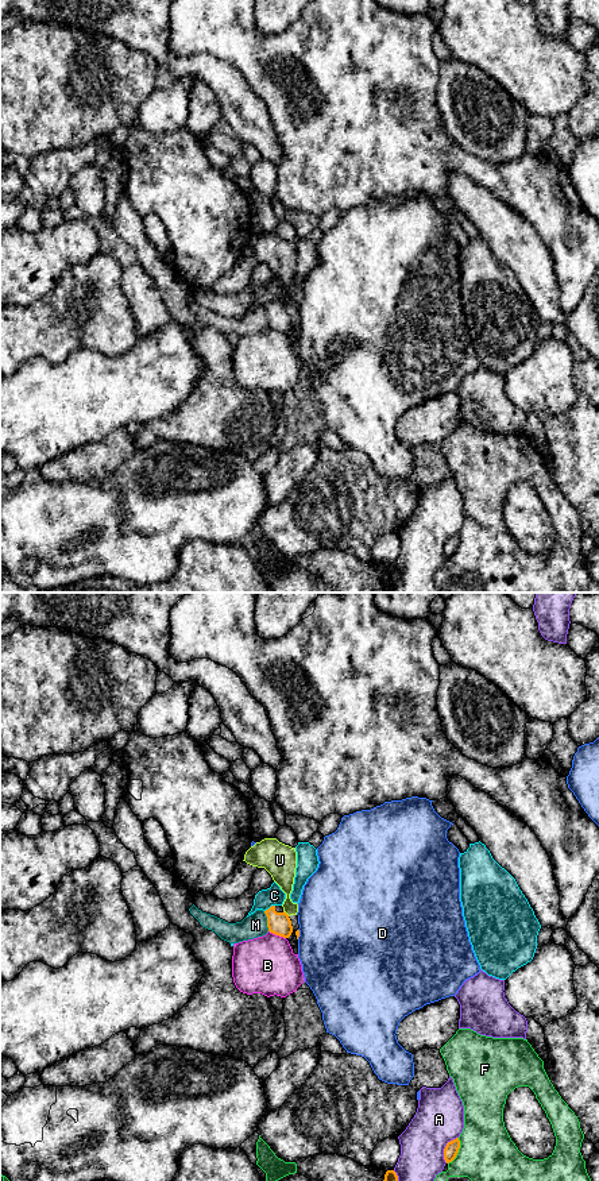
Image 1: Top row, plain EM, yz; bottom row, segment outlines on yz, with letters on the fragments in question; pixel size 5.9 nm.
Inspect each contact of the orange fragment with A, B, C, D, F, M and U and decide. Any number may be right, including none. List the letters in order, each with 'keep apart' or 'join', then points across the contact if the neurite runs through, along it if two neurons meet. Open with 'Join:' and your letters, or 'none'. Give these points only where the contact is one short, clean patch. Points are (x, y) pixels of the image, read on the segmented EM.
Join: none
A: keep apart
B: keep apart
C: keep apart
D: keep apart
F: keep apart
M: keep apart; border yz (263, 911), (269, 930)
U: keep apart

